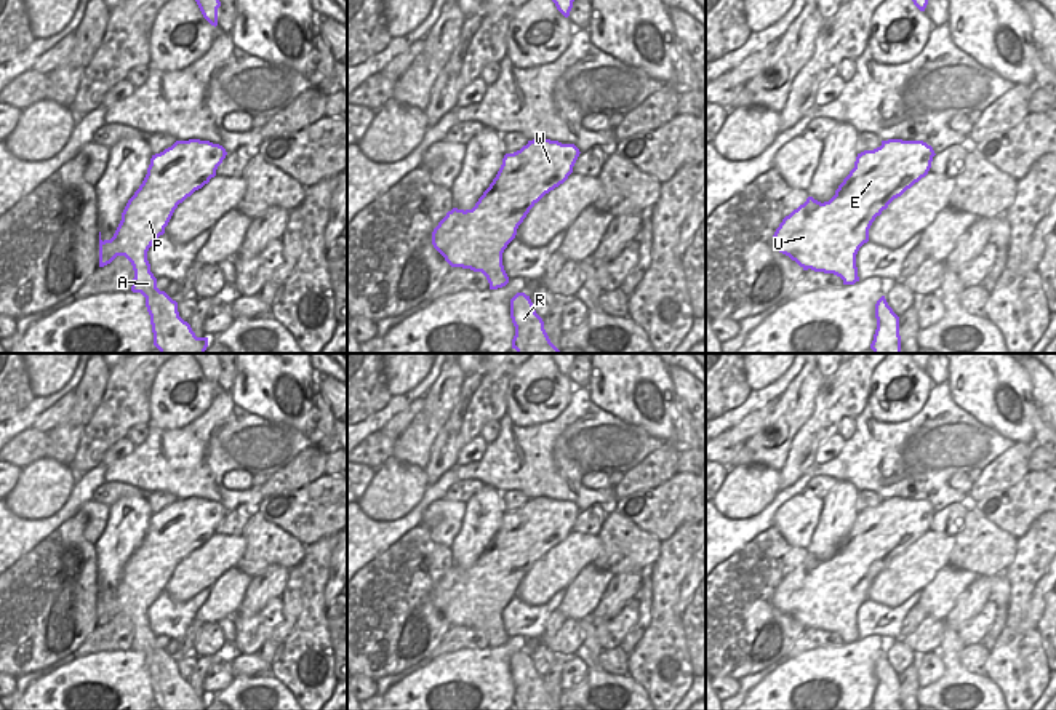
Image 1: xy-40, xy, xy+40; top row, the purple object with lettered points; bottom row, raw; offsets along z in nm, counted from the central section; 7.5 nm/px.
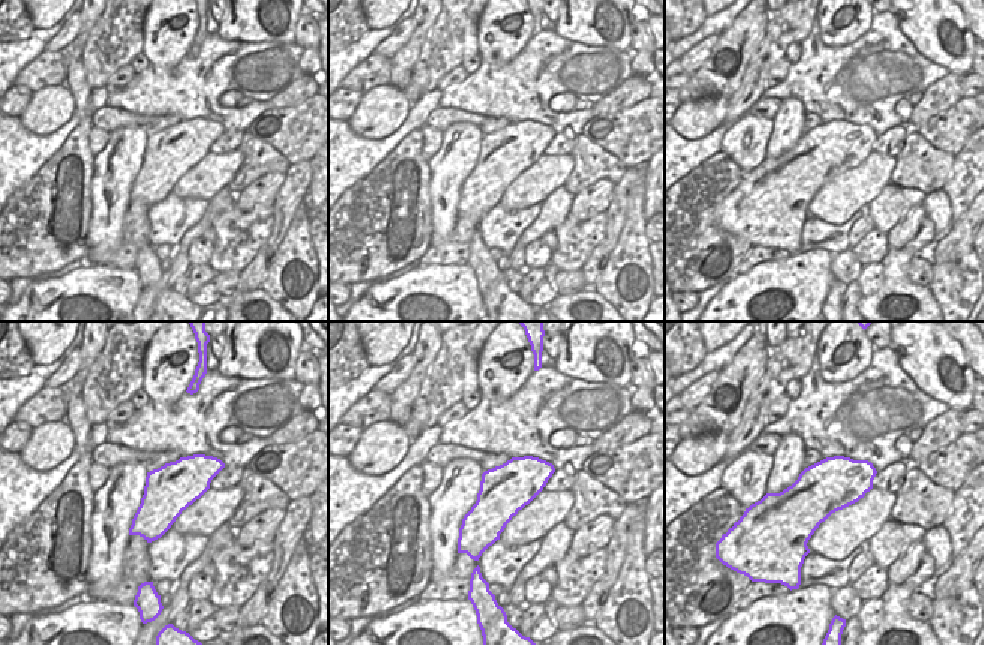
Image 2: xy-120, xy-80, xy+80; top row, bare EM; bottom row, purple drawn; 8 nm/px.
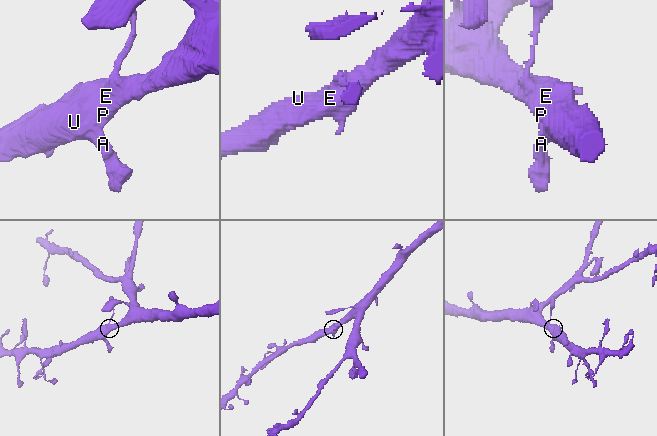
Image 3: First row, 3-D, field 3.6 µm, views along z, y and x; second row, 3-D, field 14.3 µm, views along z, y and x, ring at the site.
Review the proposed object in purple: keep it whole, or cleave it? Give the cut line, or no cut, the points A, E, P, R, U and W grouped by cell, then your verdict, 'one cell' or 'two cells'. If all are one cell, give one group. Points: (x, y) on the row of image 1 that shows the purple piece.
cut none; groups A E P R U W; one cell

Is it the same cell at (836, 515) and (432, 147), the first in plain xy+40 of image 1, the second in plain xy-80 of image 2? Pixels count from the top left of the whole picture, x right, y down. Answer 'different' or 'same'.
different

